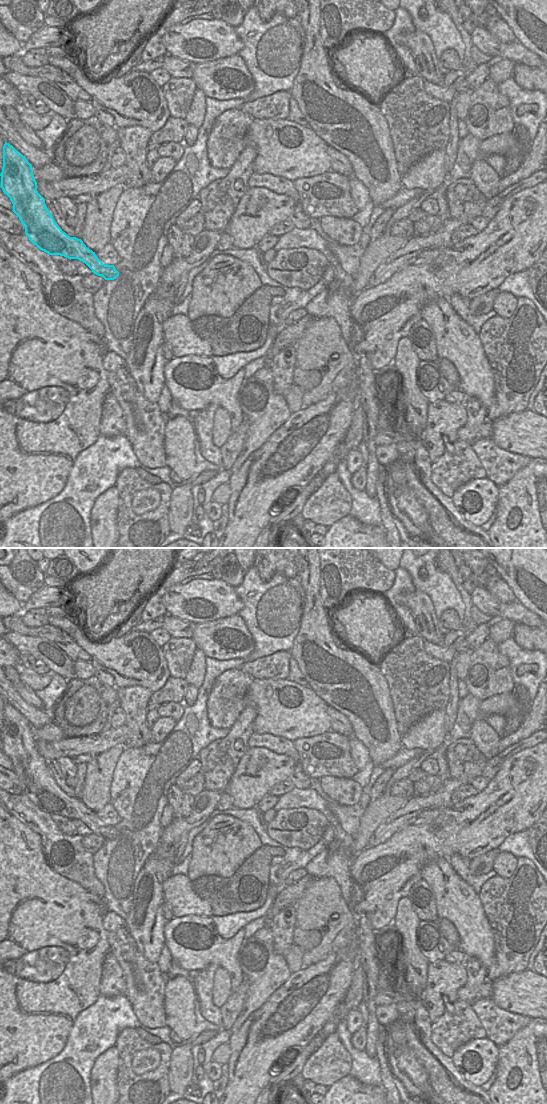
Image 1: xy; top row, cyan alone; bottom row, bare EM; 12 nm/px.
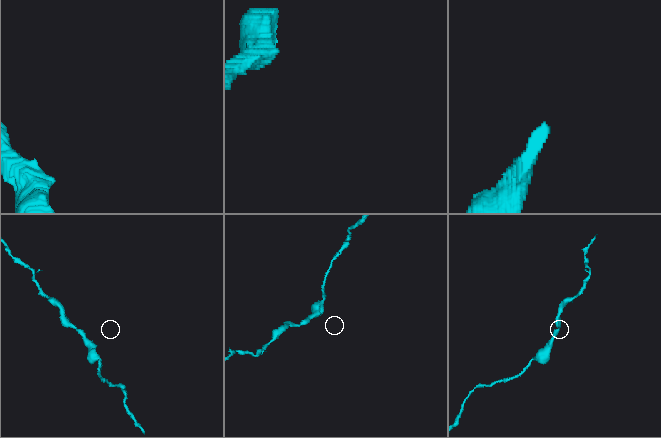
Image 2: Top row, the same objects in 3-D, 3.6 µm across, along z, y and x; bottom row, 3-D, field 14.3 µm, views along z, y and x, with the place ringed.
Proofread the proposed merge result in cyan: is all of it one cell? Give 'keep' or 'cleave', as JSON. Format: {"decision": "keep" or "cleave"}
{"decision": "keep"}

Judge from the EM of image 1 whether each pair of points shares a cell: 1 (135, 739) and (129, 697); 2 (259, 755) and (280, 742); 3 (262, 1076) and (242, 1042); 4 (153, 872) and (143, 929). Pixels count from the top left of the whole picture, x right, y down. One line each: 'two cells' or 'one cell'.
1: one cell
2: two cells
3: one cell
4: one cell

